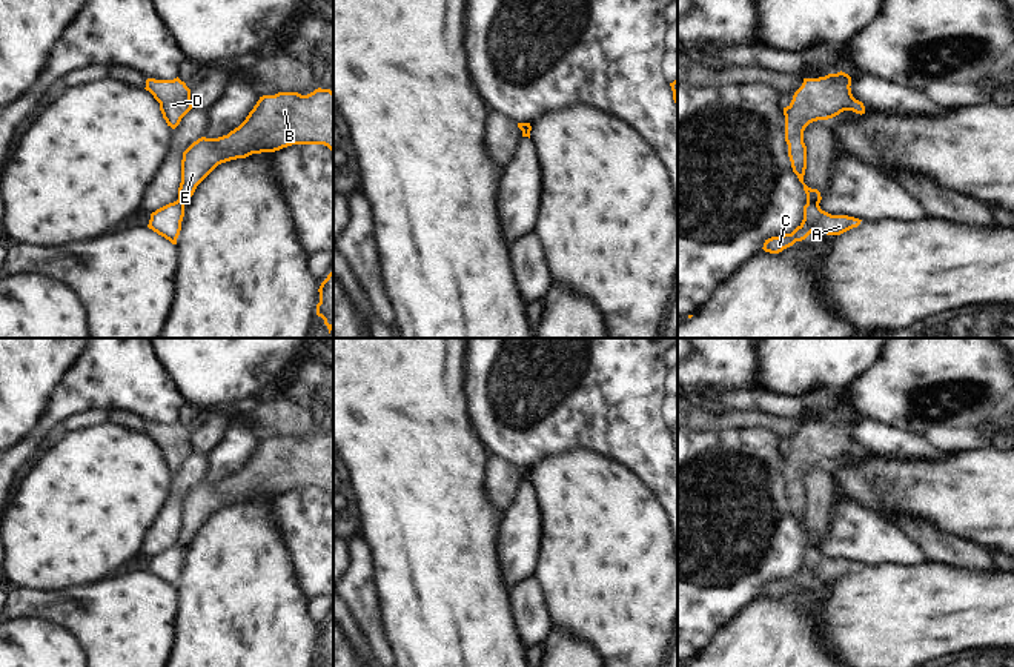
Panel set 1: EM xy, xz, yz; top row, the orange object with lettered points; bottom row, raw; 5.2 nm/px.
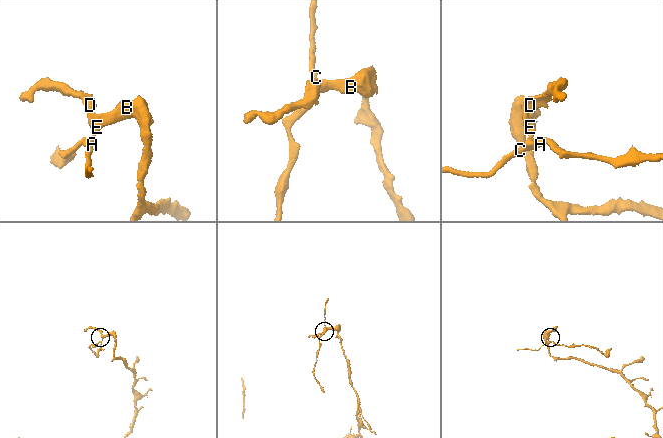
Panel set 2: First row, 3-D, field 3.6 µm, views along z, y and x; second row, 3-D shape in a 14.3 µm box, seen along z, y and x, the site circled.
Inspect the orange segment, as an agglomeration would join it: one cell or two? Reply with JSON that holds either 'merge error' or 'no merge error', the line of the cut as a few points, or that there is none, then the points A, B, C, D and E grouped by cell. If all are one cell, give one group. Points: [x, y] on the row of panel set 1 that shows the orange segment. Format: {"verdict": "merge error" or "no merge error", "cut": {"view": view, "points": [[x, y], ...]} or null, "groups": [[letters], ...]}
{"verdict": "merge error", "cut": {"view": "yz", "points": [[807, 200], [818, 203]]}, "groups": [["A", "C"], ["B", "D", "E"]]}

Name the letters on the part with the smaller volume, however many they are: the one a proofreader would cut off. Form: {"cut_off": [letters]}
{"cut_off": ["A", "C"]}

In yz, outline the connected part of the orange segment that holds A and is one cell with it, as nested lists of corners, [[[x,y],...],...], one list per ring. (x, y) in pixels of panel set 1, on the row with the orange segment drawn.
[[[807,201],[804,206],[802,223],[791,234],[765,240],[762,249],[770,254],[779,254],[793,246],[796,241],[805,240],[811,232],[840,235],[853,227],[857,227],[860,221],[862,220],[848,215],[831,215],[822,211],[819,203]]]

